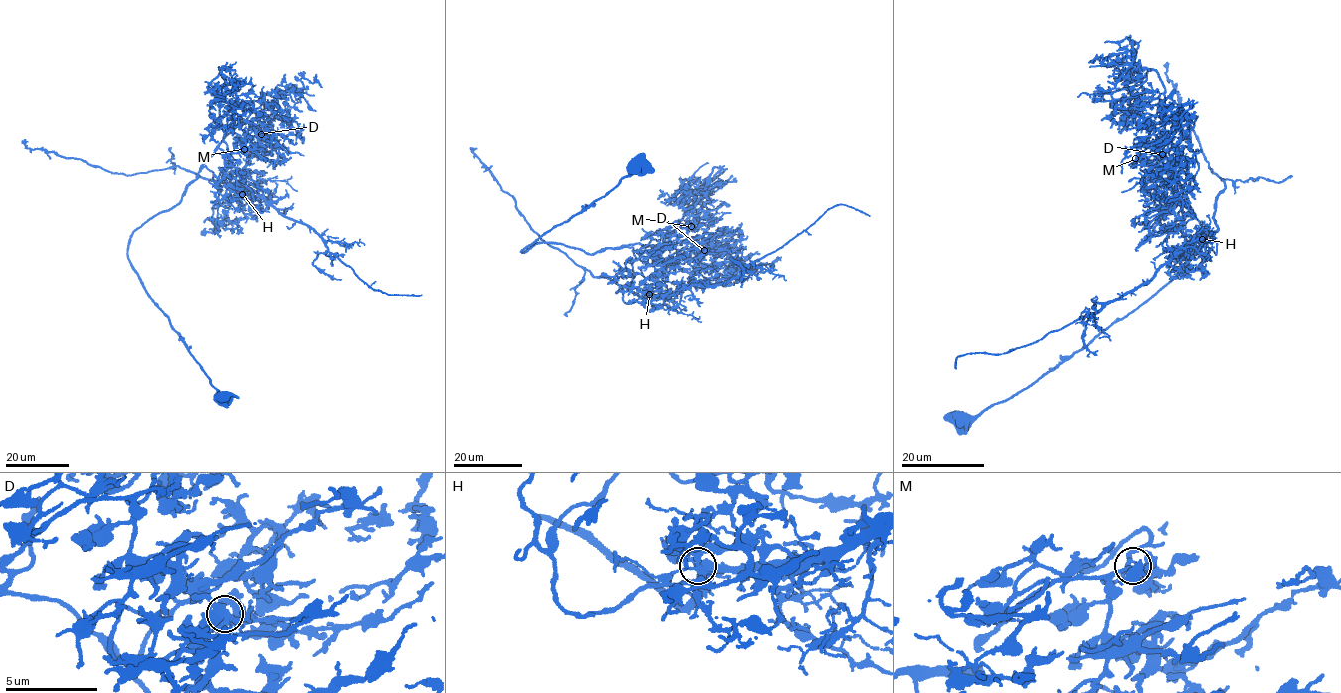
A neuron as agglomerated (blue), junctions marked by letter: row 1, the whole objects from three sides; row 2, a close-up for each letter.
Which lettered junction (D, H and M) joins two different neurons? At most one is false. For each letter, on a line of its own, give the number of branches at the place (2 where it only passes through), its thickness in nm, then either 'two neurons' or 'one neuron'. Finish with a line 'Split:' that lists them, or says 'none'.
D: 5 branches meet; 440 nm thick; one neuron
H: 5 branches meet; 320 nm thick; two neurons
M: 4 branches meet; 220 nm thick; one neuron
Split: H

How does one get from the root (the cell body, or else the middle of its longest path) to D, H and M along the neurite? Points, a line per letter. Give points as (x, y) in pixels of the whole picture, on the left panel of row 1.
D: (224, 396), (146, 293), (128, 242), (179, 201), (247, 118), (261, 134)
H: (224, 396), (146, 293), (127, 251), (131, 233), (179, 201), (204, 167), (221, 186), (219, 204), (242, 194)
M: (224, 396), (146, 293), (127, 251), (131, 233), (179, 201), (224, 136), (230, 153), (244, 149)

